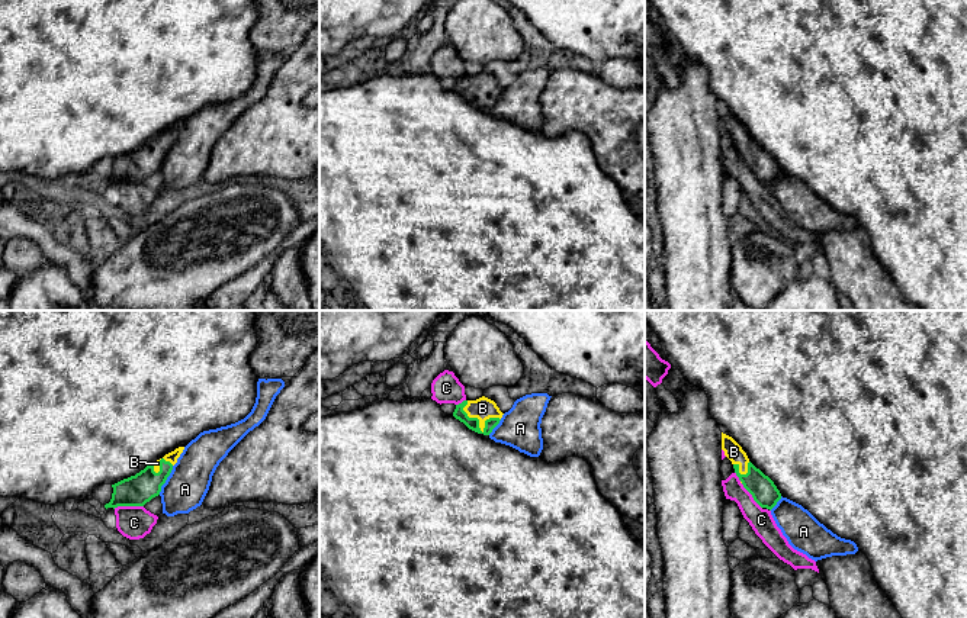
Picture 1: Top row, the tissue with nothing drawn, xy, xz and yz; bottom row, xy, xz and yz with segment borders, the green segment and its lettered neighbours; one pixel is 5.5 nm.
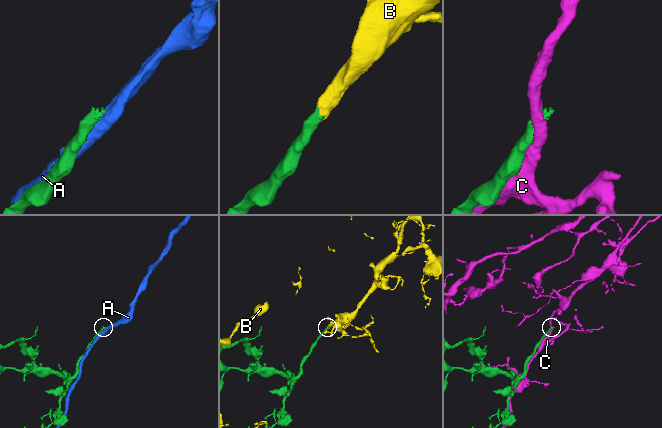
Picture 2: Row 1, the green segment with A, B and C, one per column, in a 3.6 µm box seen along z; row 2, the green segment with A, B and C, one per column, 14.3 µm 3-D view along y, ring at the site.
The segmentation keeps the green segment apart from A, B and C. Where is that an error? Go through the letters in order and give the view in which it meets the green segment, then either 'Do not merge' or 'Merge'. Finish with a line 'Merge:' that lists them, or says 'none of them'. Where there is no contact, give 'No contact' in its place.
A: Touches green in xy. Do not merge
B: Touches green in xz. Merge
C: Touches green in xy. Do not merge
Merge: B

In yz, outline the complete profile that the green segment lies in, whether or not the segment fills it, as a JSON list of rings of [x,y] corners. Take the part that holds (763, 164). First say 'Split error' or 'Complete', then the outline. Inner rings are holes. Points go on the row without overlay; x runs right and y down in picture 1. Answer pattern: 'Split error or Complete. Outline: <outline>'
Split error. Outline: [[[722,107],[722,125],[732,136],[736,151],[754,176],[767,184],[772,184],[781,174],[781,168],[774,157],[756,144],[748,133],[742,122],[729,110]]]

